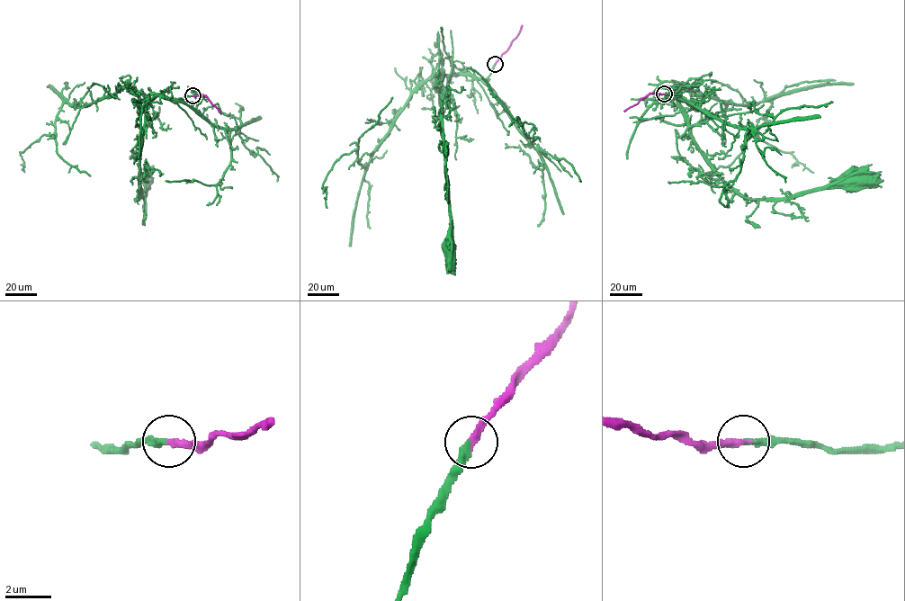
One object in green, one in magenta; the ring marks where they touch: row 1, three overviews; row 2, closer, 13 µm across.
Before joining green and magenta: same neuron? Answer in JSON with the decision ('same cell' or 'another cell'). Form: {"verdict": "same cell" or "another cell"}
{"verdict": "same cell"}

